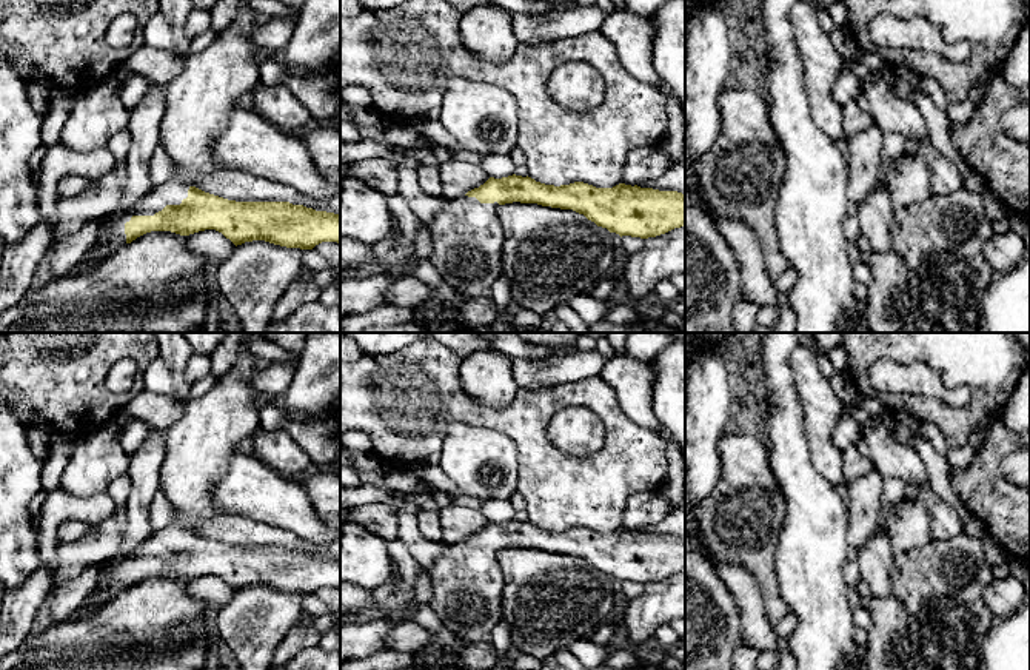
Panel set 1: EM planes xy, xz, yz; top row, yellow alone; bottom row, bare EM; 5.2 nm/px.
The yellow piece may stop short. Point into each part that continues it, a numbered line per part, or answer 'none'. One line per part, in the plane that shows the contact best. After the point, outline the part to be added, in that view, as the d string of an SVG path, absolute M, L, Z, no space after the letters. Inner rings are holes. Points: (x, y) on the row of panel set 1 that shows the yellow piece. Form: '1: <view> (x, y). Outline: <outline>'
1: xy (173, 191). Outline: M171 177L163 185L143 196L134 205L114 211L109 226L99 233L92 251L80 266L80 274L94 271L103 260L126 245L125 223L132 216L154 216L166 205L180 205L188 197L189 185Z

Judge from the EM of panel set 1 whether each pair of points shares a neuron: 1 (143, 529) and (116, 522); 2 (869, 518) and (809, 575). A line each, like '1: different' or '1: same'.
1: different
2: different

